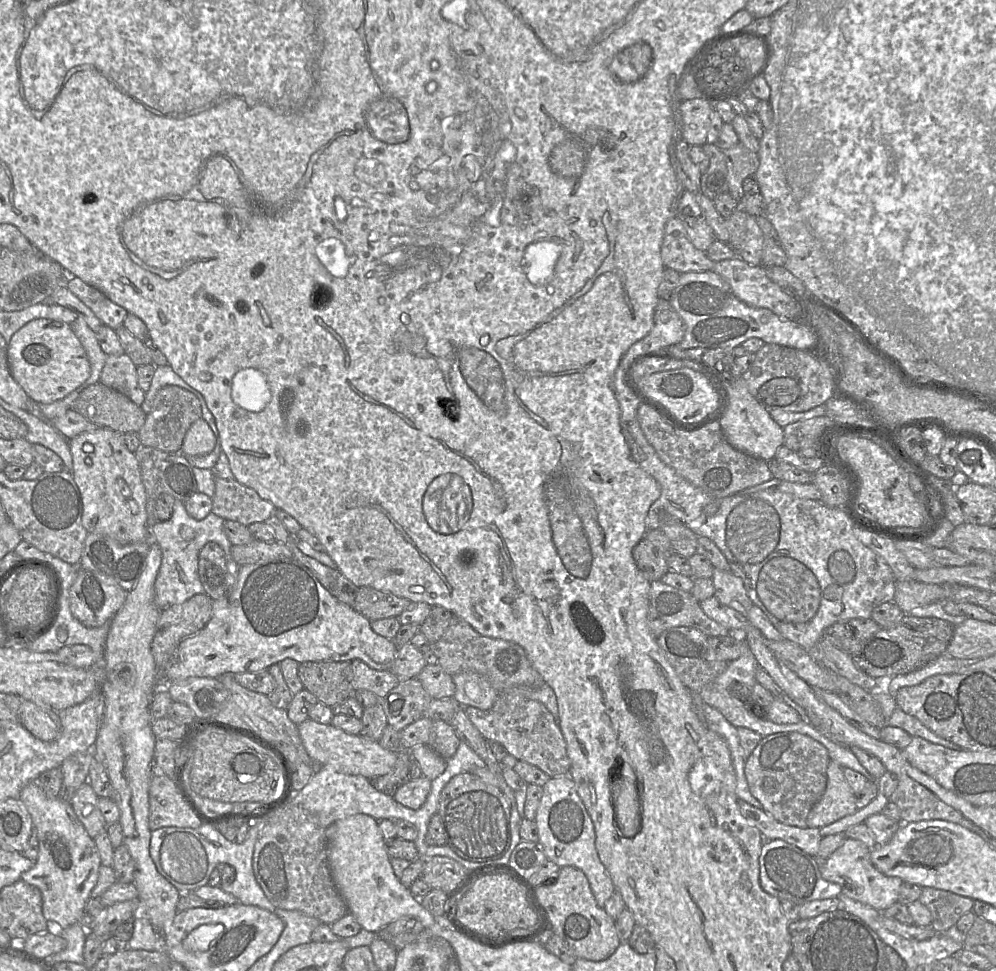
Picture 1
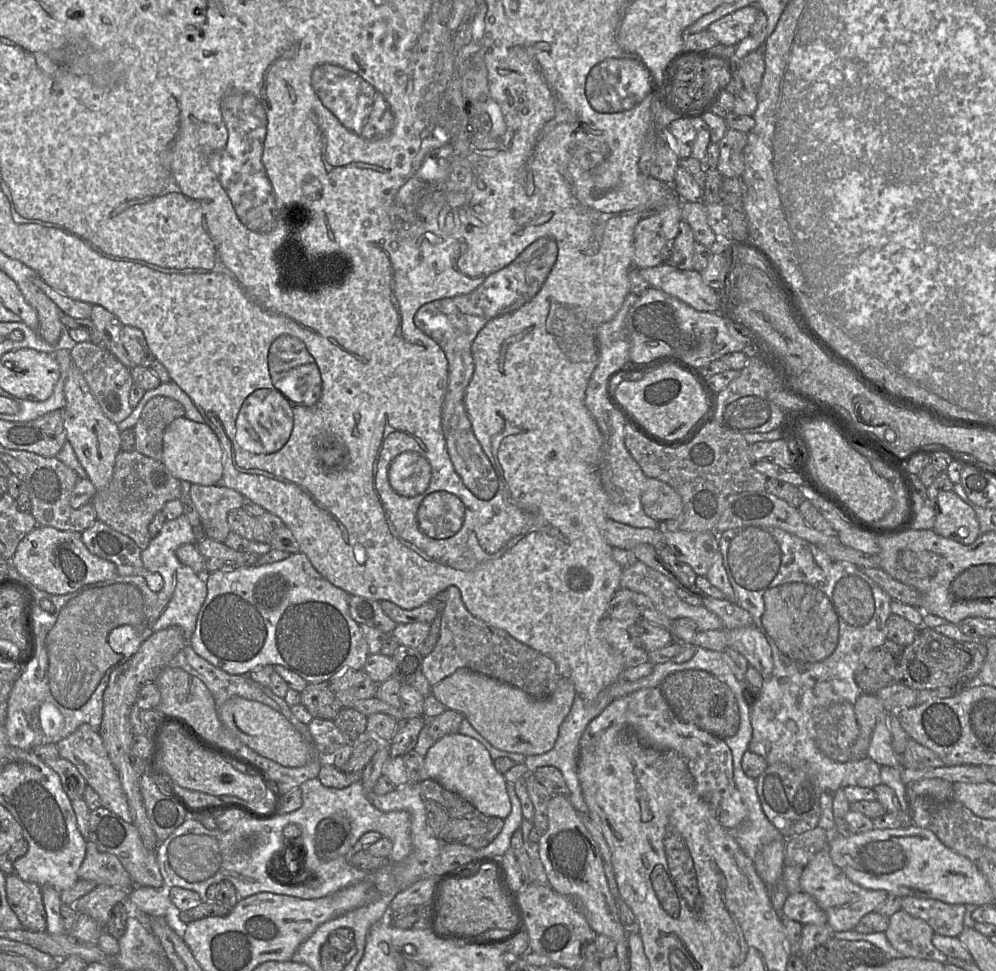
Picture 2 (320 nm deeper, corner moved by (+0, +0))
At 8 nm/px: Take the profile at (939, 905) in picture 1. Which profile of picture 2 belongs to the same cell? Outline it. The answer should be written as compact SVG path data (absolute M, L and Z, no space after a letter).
M907 896L902 897L902 910L924 920L935 934L958 937L964 928L964 904Z

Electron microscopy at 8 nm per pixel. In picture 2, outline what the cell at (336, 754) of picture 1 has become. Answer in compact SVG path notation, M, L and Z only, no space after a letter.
M232 697L217 713L224 728L259 755L285 767L301 767L310 760L310 746L281 712L257 701Z

